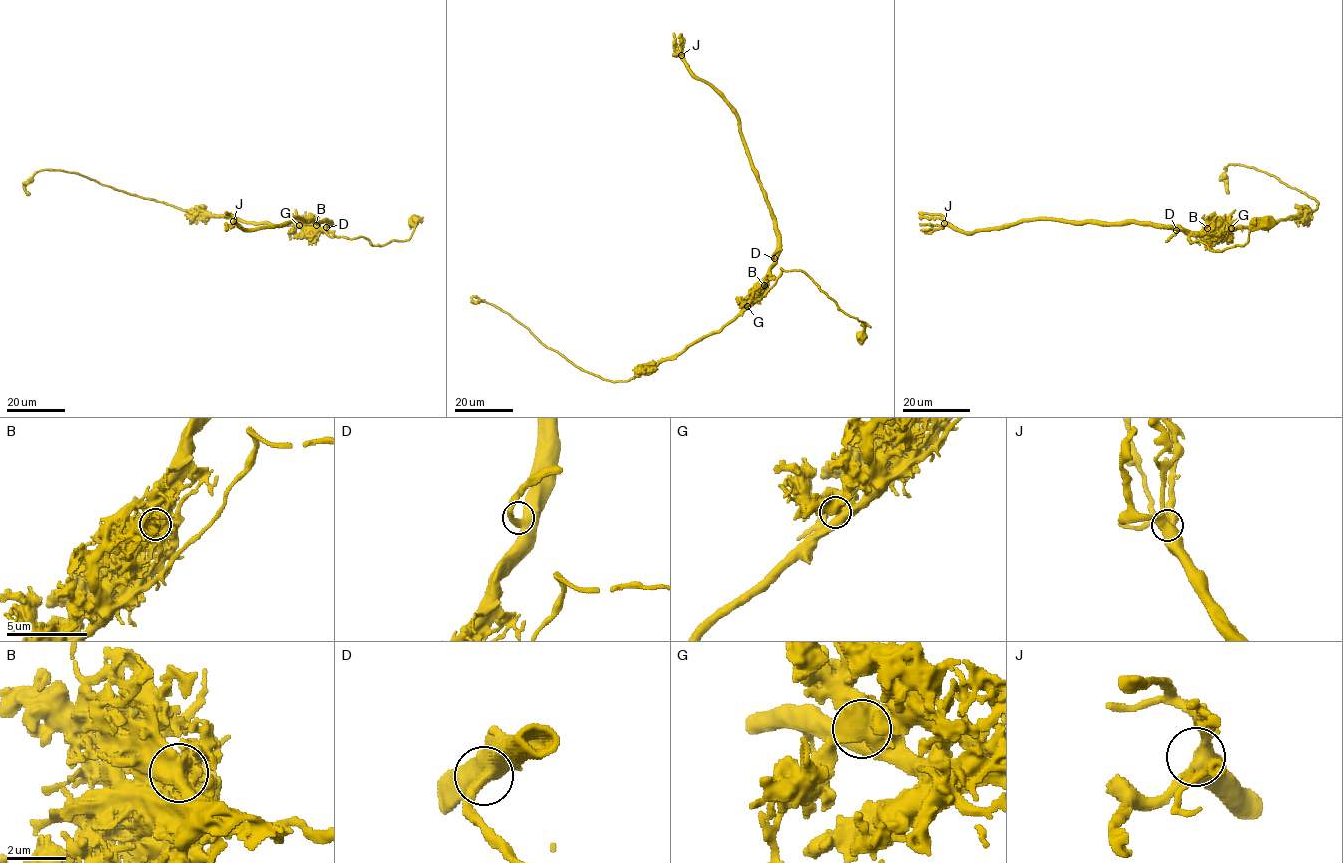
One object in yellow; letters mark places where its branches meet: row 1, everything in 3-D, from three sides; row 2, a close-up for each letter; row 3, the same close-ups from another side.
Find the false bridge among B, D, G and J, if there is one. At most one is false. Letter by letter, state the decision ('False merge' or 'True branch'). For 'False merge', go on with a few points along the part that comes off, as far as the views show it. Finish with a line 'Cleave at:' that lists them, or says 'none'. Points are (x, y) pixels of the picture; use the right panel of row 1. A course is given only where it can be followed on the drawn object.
B: False merge. Course of the part to remove: (1207, 228), (1184, 232), (1161, 225), (1033, 219), (963, 232), (948, 223), (940, 214), (918, 213)
D: True branch
G: True branch
J: True branch
Cleave at: B

